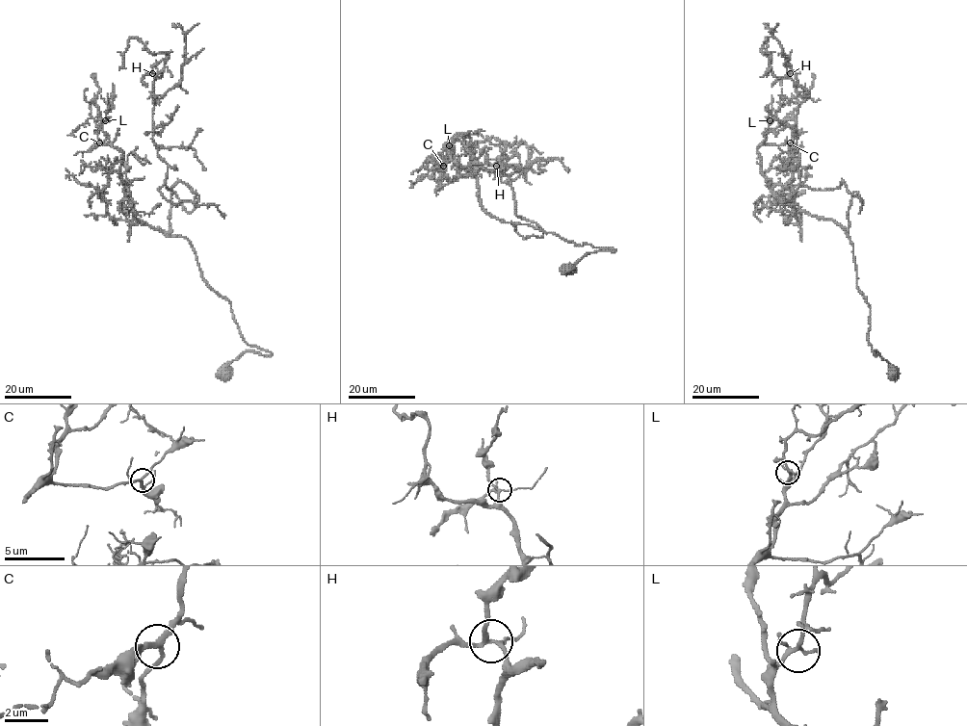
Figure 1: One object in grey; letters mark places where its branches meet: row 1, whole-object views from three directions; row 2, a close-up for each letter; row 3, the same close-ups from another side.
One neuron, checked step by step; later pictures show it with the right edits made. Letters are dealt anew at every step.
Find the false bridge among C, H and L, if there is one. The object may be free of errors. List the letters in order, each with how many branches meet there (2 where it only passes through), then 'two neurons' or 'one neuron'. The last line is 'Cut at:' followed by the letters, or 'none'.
C: 4 | one neuron
H: 4 | one neuron
L: 4 | one neuron
Cut at: none

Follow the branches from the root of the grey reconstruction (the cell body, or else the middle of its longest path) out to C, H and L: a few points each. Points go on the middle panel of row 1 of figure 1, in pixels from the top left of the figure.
C: (568, 269), (589, 252), (614, 250), (575, 246), (490, 215), (465, 133), (451, 142), (443, 166)
H: (568, 269), (589, 252), (614, 250), (510, 221), (523, 238), (543, 231), (515, 214), (510, 174), (497, 167)
L: (568, 269), (589, 252), (614, 250), (575, 246), (530, 224), (496, 219), (482, 205), (466, 134), (449, 145)

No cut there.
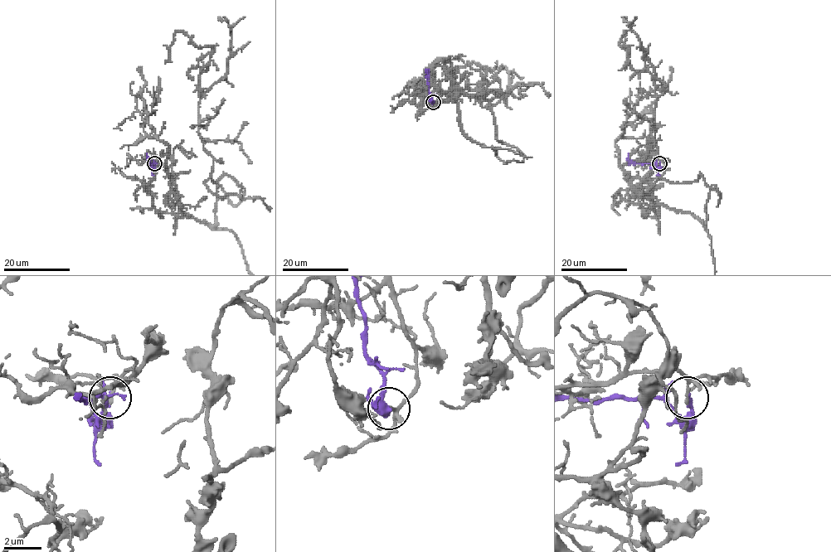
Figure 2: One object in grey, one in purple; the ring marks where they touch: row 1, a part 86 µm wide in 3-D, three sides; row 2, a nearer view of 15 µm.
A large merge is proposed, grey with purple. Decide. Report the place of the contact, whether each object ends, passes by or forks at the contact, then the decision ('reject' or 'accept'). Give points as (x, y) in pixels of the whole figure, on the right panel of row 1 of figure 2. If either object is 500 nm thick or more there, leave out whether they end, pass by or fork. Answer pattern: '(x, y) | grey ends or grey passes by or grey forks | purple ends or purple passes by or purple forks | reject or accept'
(659, 163) | grey passes by | purple ends | reject

